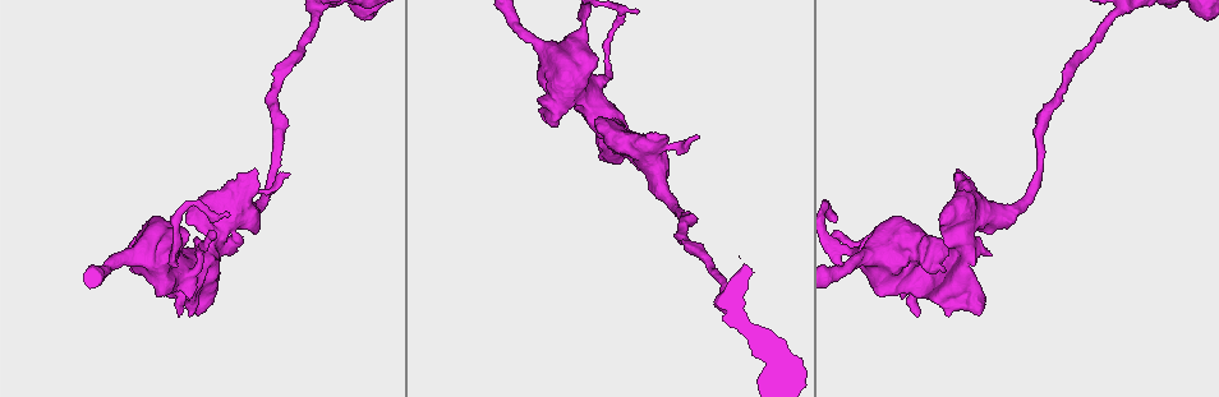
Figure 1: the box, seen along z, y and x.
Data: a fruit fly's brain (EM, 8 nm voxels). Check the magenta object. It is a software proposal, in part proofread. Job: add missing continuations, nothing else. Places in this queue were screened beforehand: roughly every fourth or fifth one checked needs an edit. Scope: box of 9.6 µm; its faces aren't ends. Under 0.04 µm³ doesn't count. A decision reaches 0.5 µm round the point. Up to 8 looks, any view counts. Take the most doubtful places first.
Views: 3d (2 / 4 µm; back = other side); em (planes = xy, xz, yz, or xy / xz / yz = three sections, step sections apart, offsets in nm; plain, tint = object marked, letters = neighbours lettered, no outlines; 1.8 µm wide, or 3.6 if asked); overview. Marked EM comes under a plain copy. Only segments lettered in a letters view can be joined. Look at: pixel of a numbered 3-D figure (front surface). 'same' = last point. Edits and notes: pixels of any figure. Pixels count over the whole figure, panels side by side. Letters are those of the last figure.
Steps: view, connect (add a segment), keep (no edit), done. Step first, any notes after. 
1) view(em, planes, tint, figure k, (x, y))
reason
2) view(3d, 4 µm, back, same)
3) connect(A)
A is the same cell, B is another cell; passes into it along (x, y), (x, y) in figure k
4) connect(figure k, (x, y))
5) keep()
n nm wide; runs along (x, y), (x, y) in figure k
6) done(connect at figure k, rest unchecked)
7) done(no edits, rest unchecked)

view(3d, 4 µm, figure 1, (697, 138))
thin end

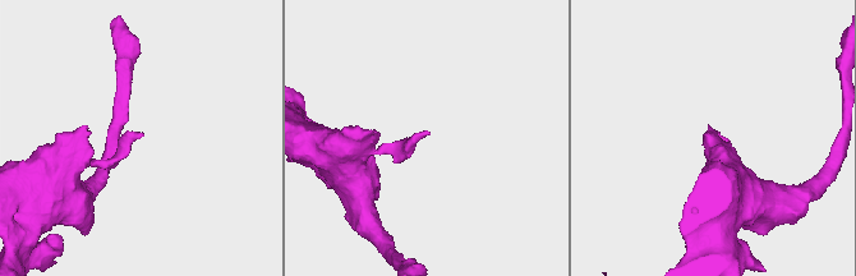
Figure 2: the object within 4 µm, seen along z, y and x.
view(em, 3.6 µm, planes, letters, figure 2, (143, 134))

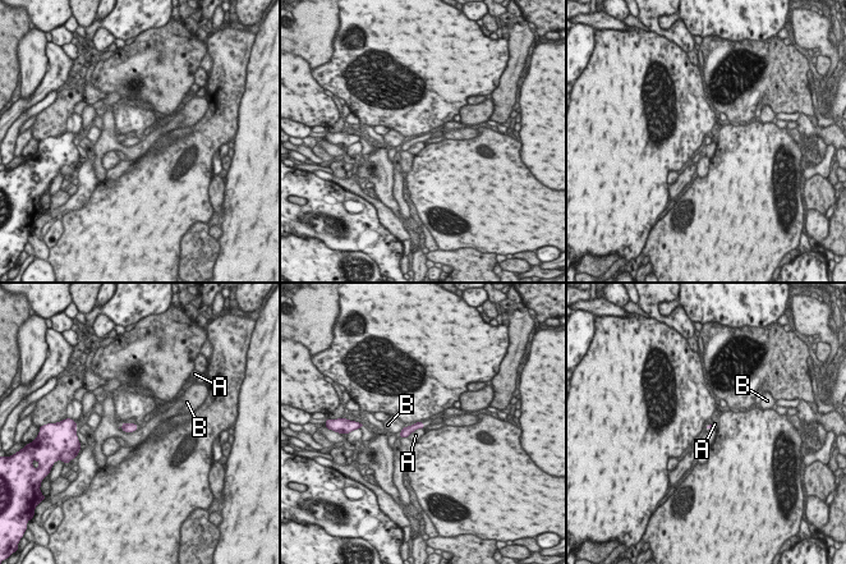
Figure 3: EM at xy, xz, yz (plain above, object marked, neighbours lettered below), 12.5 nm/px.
keep()
A and B are other cells; border along (138, 426), (132, 431), (118, 427) in figure 3; none of them fits

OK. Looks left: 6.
view(em, 3.6 µm, yz, step 8, letters, figure 1, (957, 194))
thick end

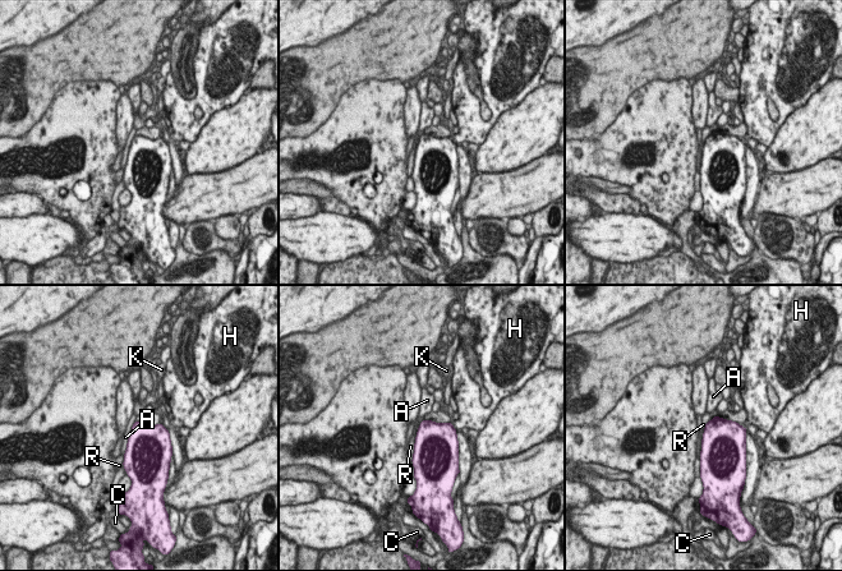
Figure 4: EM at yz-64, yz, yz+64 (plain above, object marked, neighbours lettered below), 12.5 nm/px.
view(em, 3.6 µm, planes, letters, same)

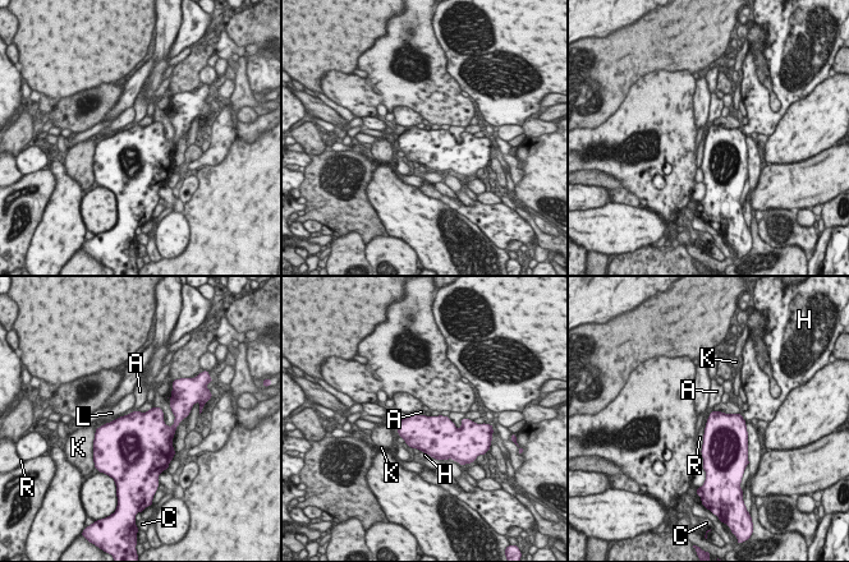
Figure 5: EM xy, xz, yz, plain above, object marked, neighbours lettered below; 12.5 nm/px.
keep()
380 nm wide; A, C, H, K, L and R are other cells; border along (712, 410), (700, 451) in figure 5; no lettered segment goes on from it

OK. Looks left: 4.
view(em, xy, step 4, letters, figure 1, (831, 214))

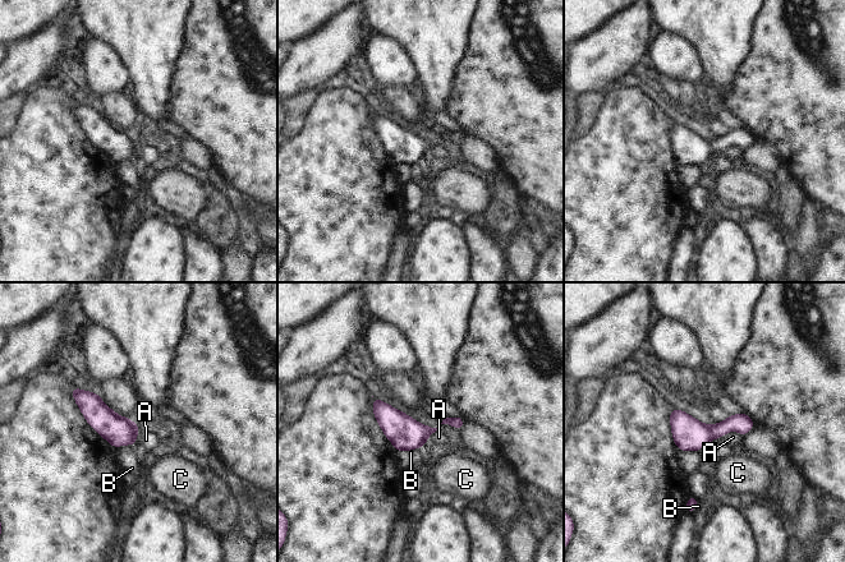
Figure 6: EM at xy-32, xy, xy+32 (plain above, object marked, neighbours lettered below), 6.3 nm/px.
view(em, planes, letters, same)
cut it another way

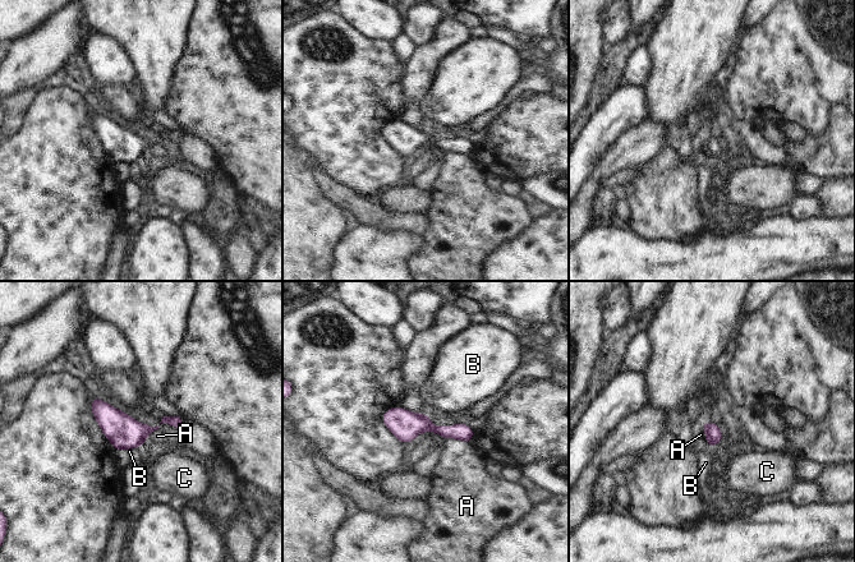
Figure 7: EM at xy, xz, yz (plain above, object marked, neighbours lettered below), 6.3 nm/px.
keep()
100 nm wide; A, B and C are other cells; runs along (95, 401), (123, 429), (179, 422) in figure 7; none of them fits

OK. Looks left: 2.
done(no edits, rest unchecked)

